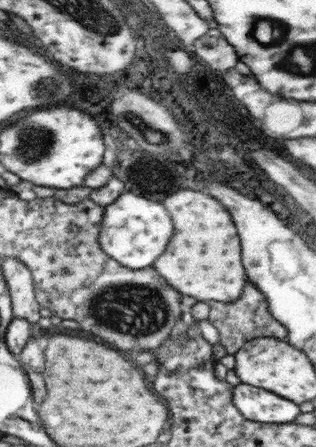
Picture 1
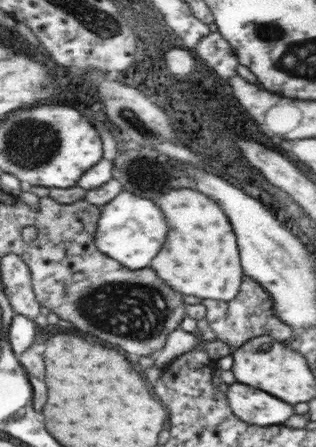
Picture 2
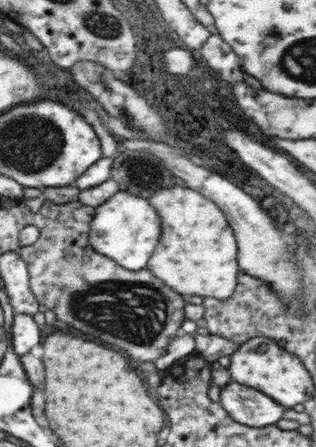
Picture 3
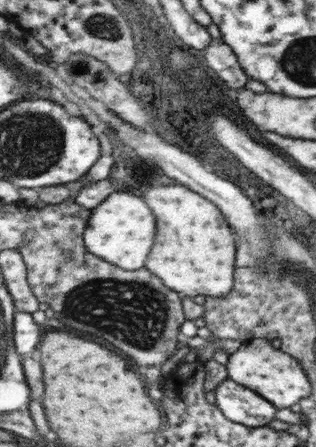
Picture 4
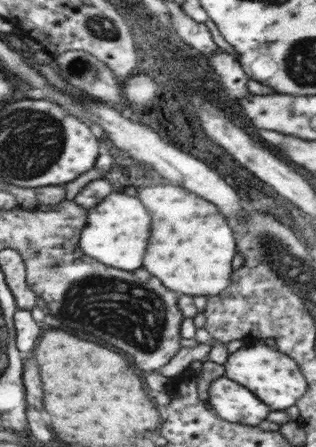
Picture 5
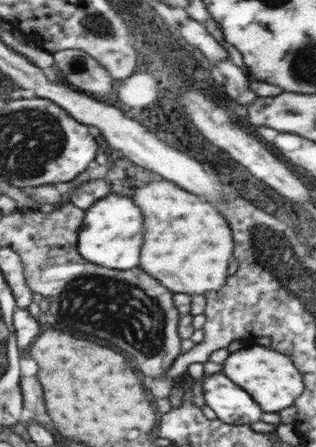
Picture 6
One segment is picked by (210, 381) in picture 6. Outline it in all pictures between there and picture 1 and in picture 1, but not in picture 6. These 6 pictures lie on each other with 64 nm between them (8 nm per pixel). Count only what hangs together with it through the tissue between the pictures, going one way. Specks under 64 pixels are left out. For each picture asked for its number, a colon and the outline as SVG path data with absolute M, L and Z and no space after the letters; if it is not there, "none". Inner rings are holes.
1: M251 384L235 386L233 404L239 414L259 424L291 424L293 418L299 414L299 406L295 406L295 402L271 394L263 388L253 388Z
2: M237 382L227 386L227 402L231 404L231 412L243 422L267 428L281 426L281 422L285 422L295 408L293 404L269 396L263 390Z
3: M233 380L221 388L219 402L235 422L255 430L275 426L275 422L287 412L277 400Z
4: M225 380L215 388L215 404L223 410L223 416L235 424L247 428L261 428L273 422L275 406L261 398L255 390L249 390L233 380Z
5: M221 376L209 386L209 404L211 408L231 424L259 426L269 414L271 408L263 400L259 400L249 388Z

